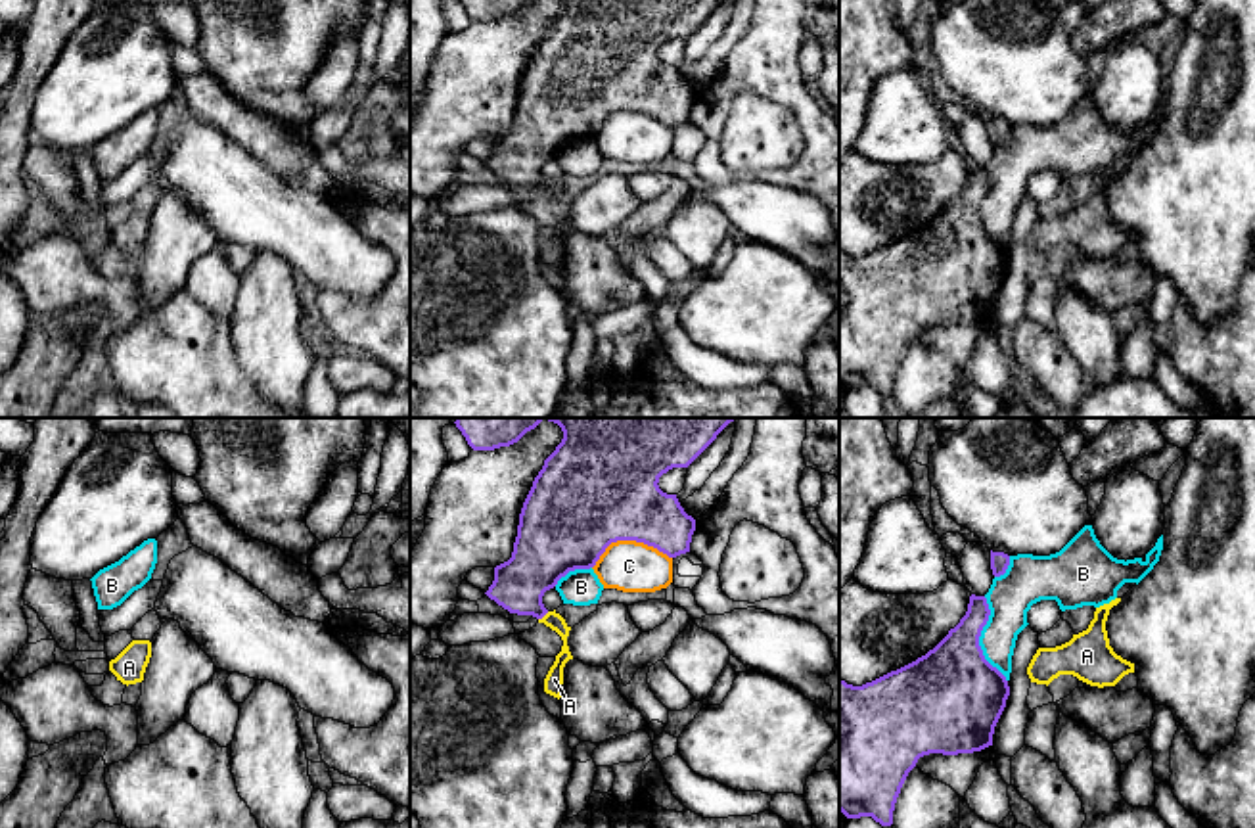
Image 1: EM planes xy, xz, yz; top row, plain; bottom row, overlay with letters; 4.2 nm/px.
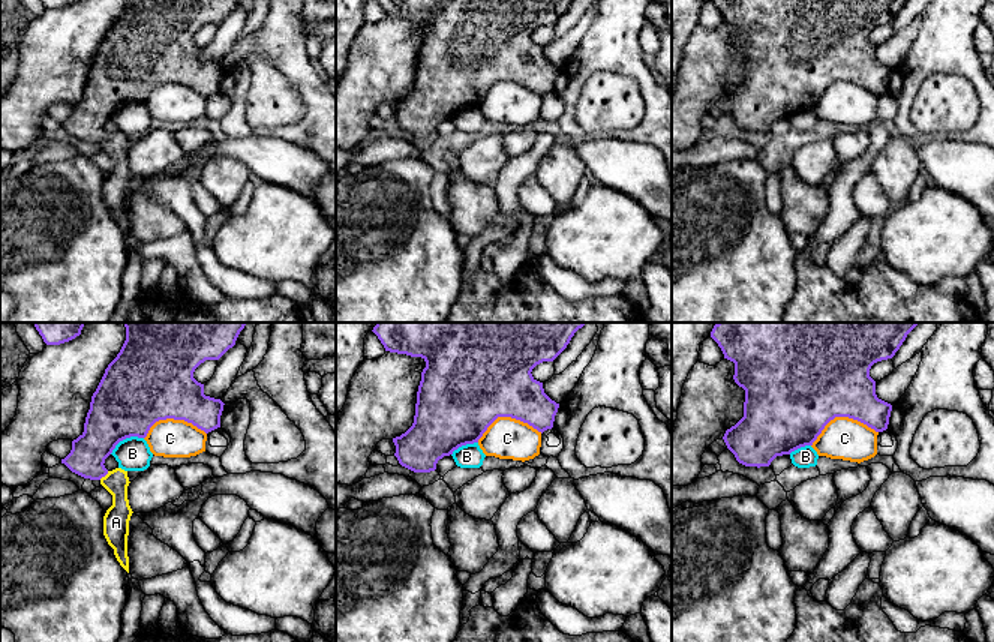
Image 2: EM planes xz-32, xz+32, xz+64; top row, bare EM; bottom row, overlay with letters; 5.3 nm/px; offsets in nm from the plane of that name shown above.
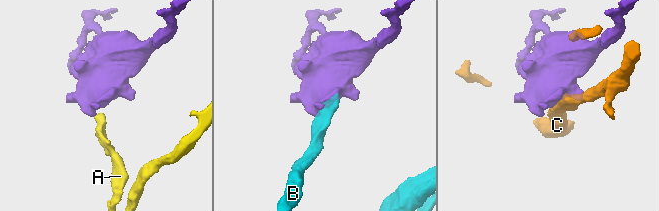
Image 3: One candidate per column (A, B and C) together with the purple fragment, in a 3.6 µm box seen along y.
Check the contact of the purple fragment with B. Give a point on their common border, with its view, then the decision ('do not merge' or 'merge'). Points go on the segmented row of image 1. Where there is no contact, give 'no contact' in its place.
yz (978, 639) | do not merge

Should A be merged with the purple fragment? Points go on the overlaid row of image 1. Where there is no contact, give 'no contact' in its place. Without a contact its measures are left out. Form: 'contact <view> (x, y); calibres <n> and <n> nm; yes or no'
contact xz (543, 616); calibres 240 and 70 nm; yes

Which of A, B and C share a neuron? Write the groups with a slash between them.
A / B / C

